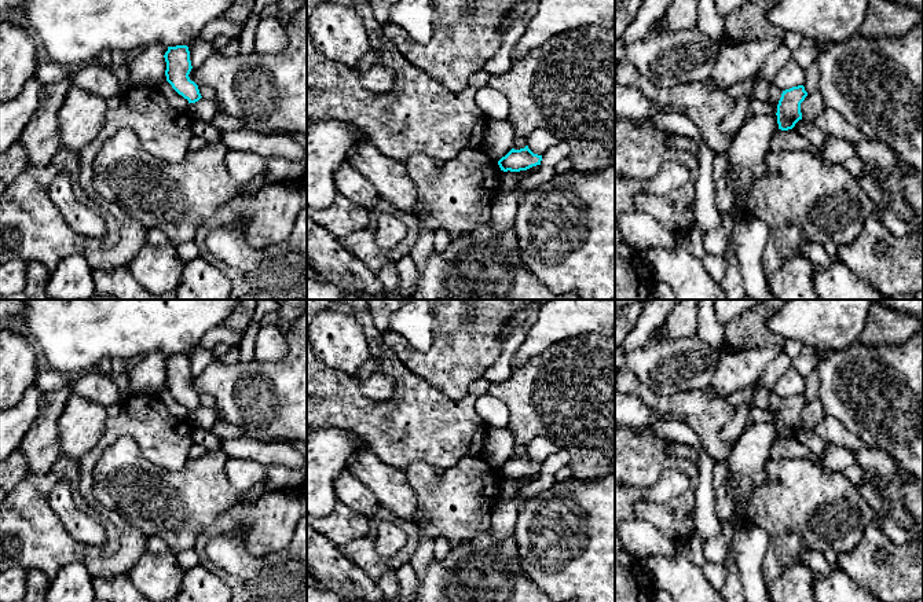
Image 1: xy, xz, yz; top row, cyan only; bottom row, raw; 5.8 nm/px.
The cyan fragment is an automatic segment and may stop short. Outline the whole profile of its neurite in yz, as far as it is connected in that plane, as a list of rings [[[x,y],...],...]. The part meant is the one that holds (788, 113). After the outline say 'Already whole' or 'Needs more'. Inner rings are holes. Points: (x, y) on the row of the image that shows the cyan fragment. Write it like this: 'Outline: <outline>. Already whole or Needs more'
Outline: [[[803,85],[783,91],[776,113],[779,129],[792,129],[795,124],[802,120],[801,103],[806,96],[807,92],[805,91]]]. Already whole

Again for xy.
Outline: [[[168,47],[168,51],[165,52],[164,58],[166,62],[166,81],[179,95],[187,99],[188,103],[198,102],[202,98],[198,85],[188,77],[193,69],[188,47]]]. Already whole

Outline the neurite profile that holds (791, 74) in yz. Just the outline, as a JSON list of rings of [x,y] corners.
[[[791,58],[772,78],[770,85],[776,85],[781,91],[785,91],[792,87],[803,85],[806,76],[807,71]]]

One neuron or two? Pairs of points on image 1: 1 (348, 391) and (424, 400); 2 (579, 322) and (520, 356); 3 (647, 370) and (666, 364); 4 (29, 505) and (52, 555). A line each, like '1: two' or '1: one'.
1: one
2: one
3: one
4: one

